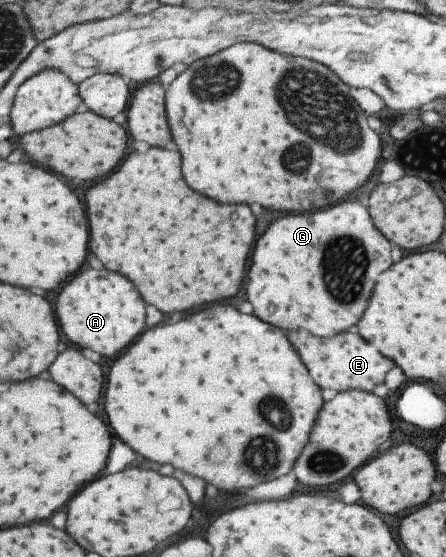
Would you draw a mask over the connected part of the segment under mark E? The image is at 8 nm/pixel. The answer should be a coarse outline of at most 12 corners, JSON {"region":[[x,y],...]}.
{"region":[[288,333],[326,391],[382,383],[393,360],[358,333]]}

